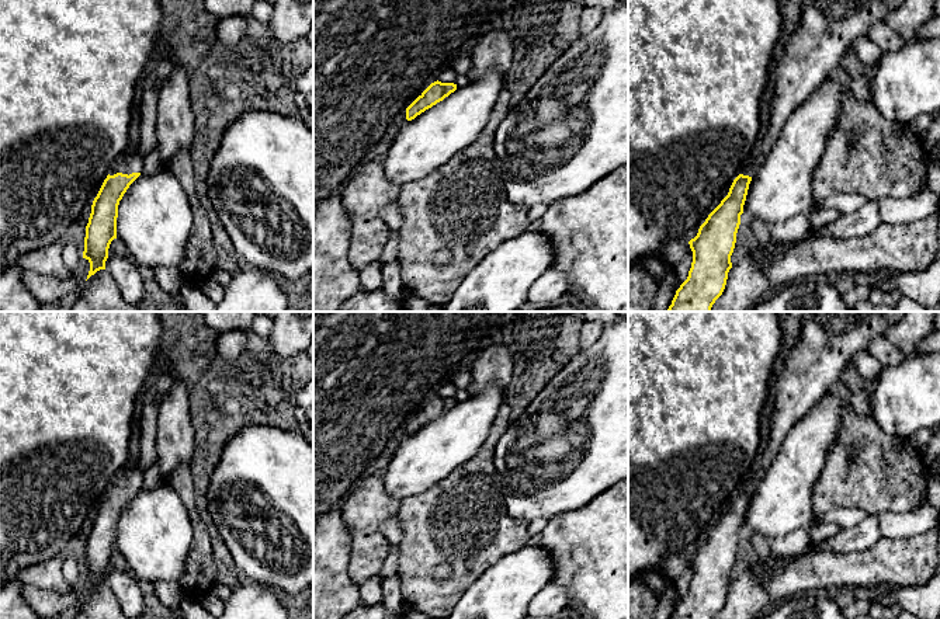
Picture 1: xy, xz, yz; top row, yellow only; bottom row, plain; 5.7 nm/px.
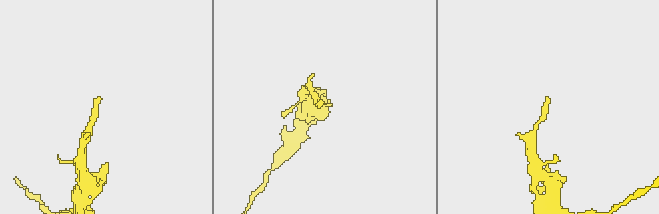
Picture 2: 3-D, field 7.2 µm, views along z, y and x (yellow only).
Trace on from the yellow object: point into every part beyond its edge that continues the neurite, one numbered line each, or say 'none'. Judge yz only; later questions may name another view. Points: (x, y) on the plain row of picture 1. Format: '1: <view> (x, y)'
1: yz (829, 340)

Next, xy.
1: xy (131, 476)

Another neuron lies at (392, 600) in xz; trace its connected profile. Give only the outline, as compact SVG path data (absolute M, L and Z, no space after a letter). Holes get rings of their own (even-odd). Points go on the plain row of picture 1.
M396 574L382 581L381 604L388 612L405 618L407 608L400 594L400 584Z

